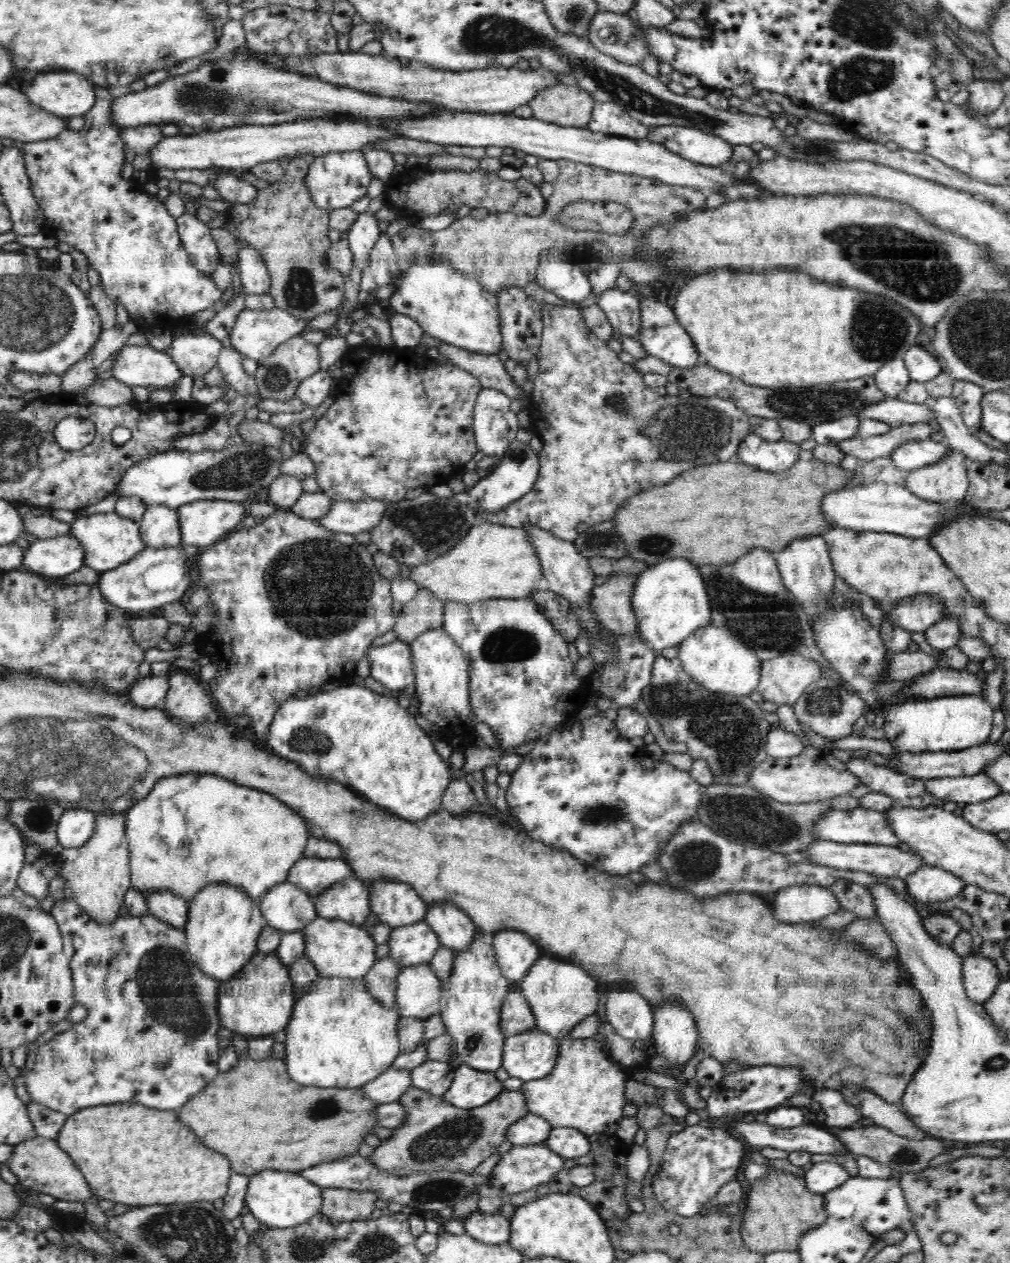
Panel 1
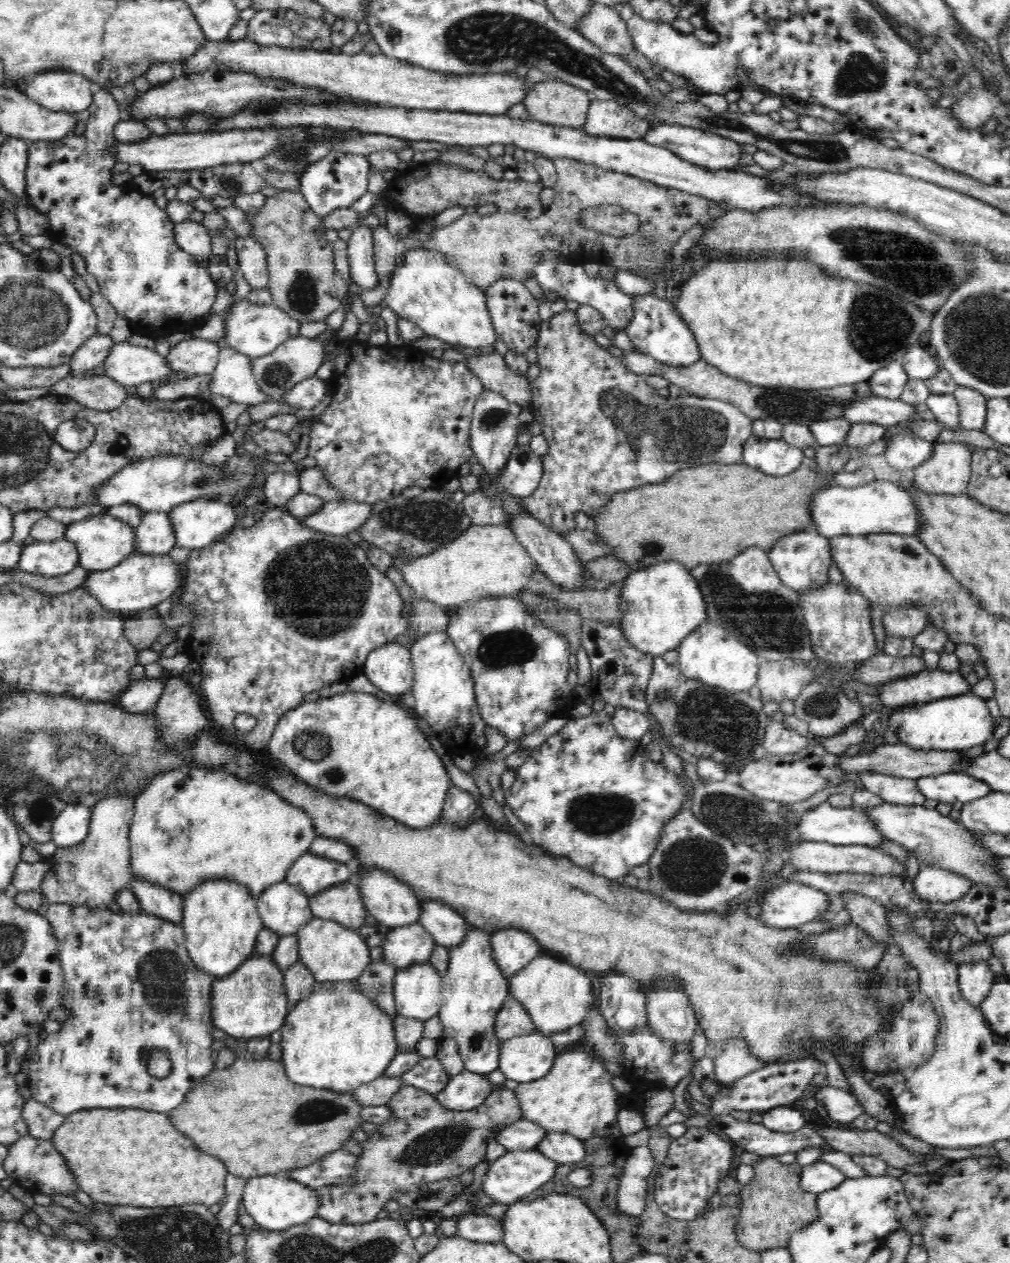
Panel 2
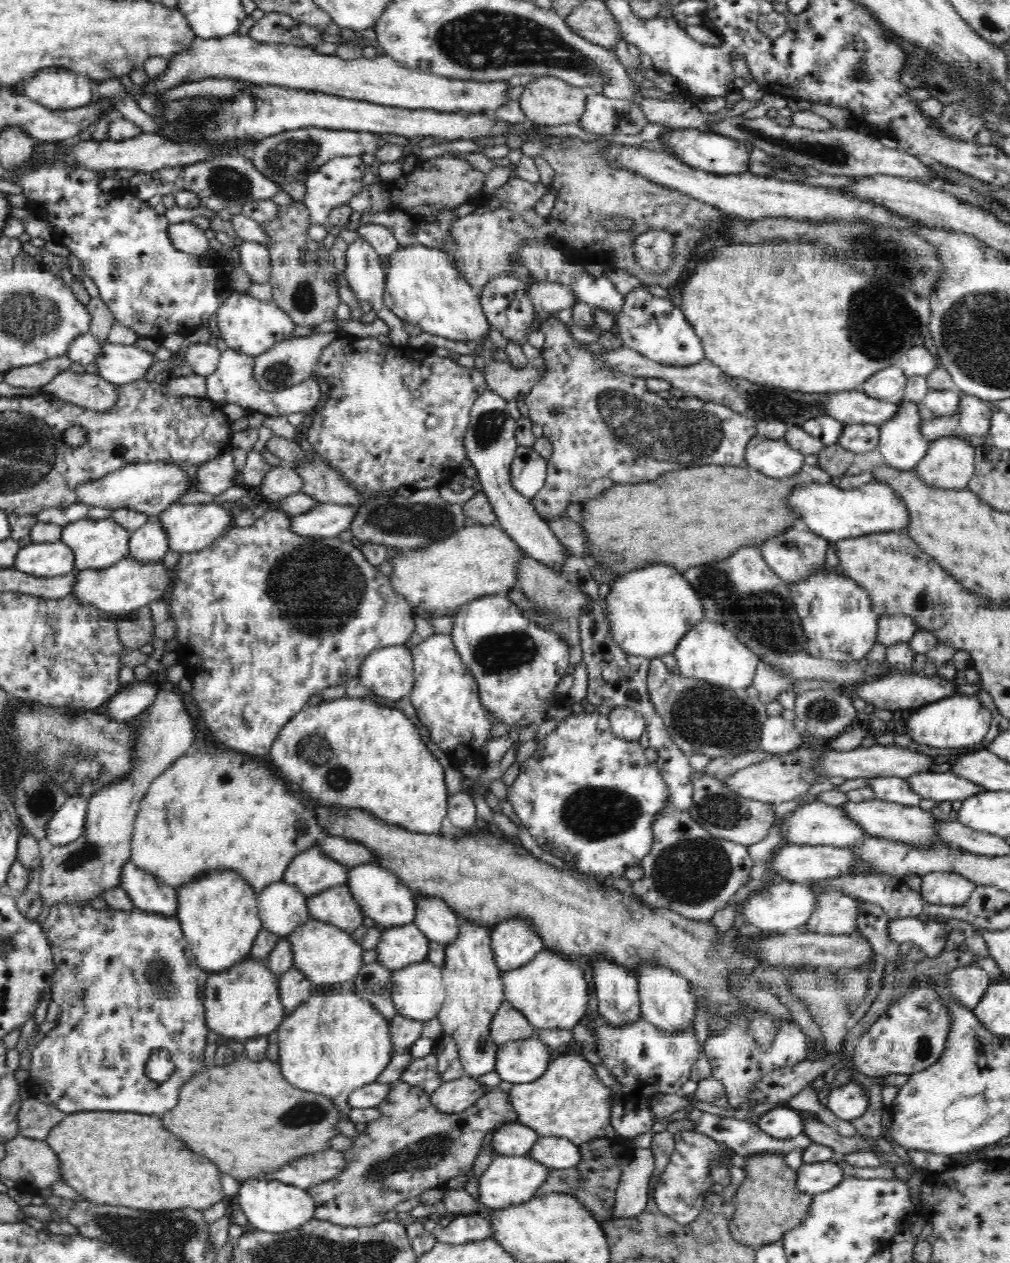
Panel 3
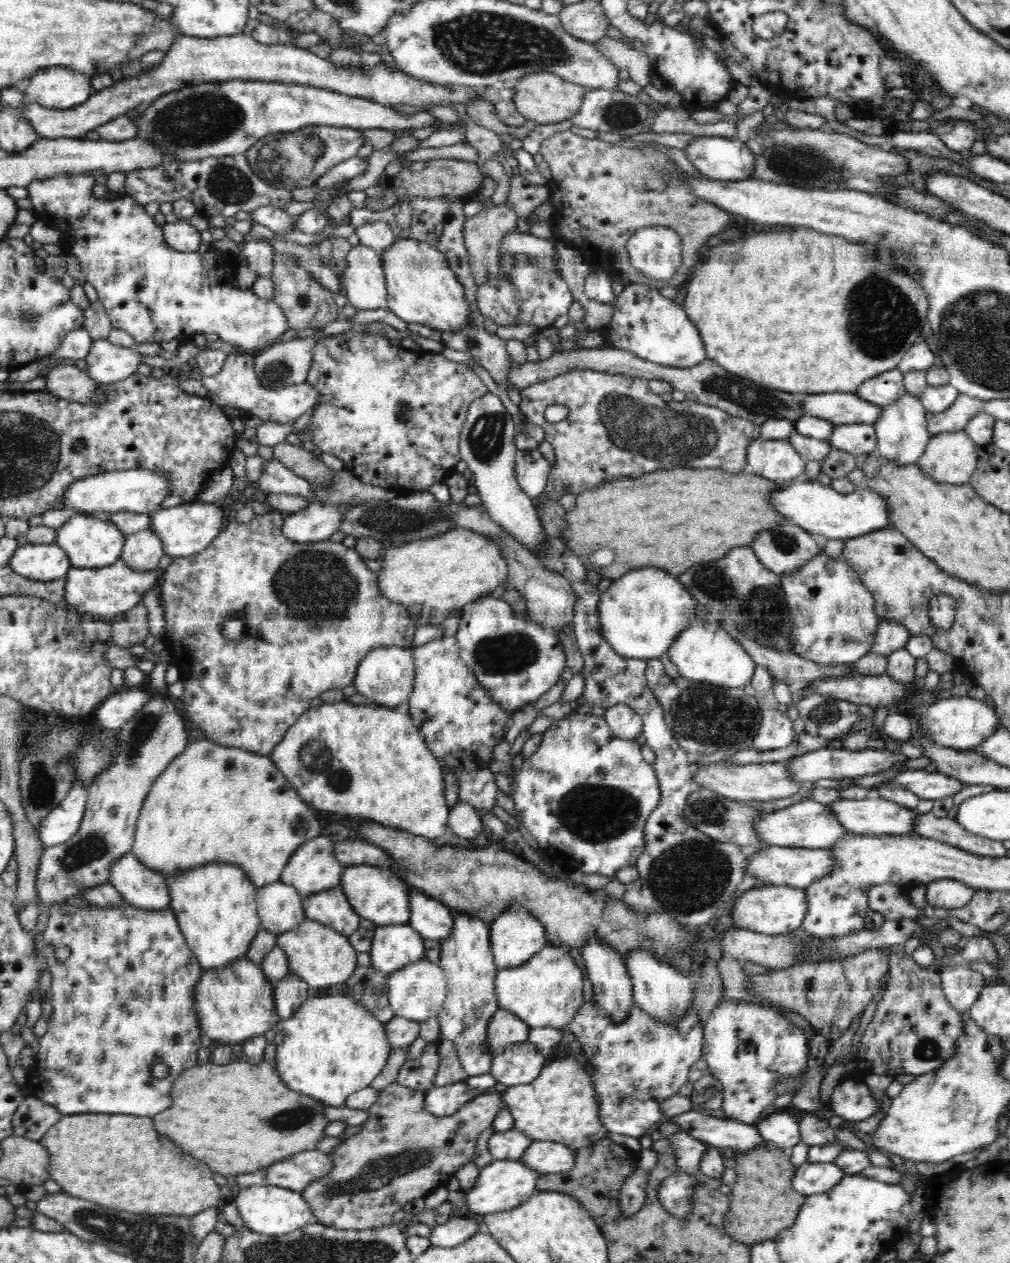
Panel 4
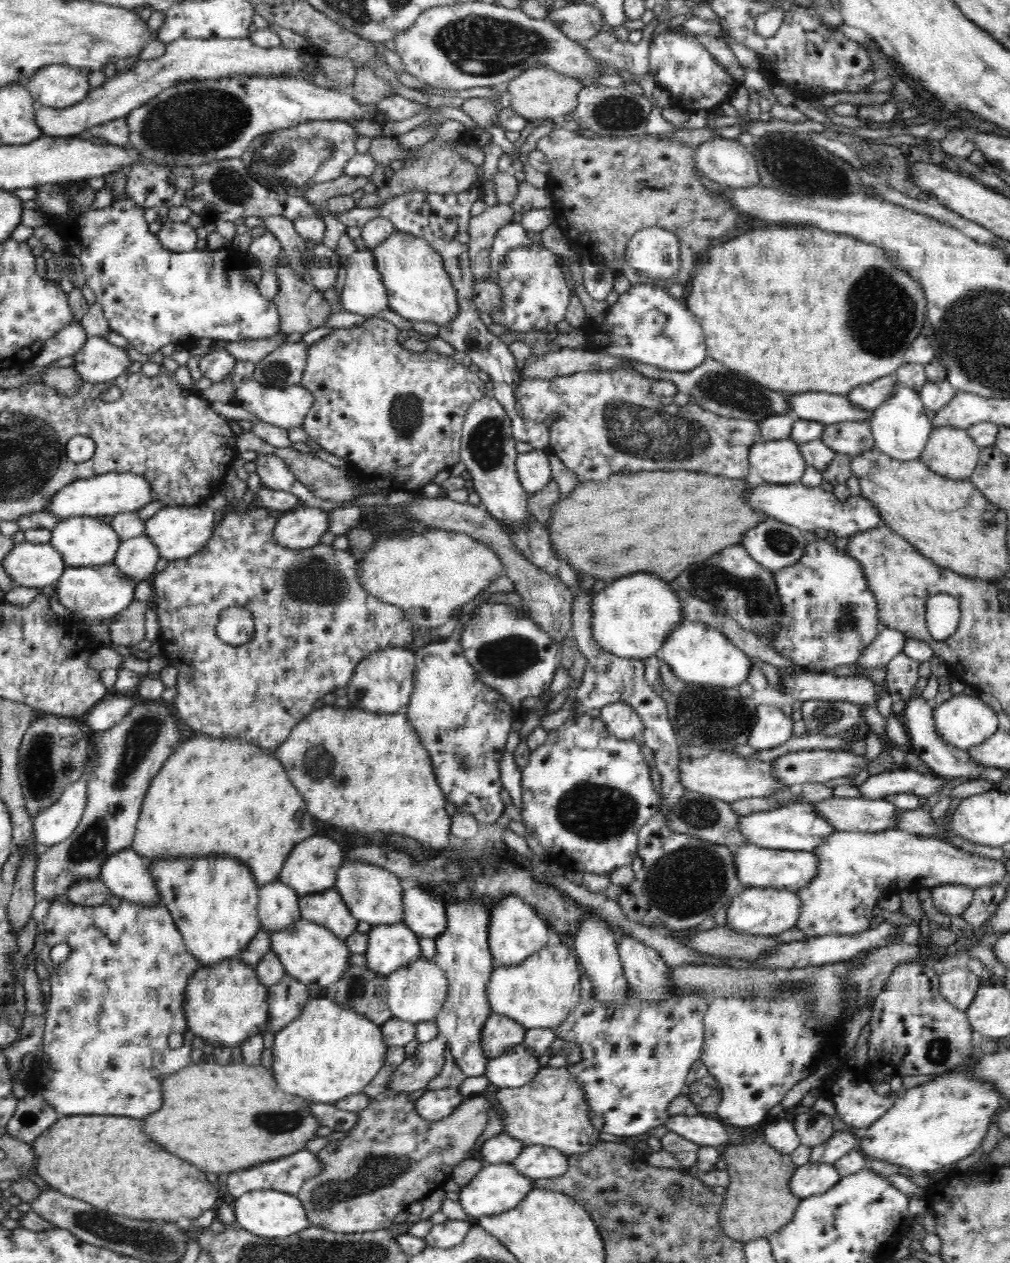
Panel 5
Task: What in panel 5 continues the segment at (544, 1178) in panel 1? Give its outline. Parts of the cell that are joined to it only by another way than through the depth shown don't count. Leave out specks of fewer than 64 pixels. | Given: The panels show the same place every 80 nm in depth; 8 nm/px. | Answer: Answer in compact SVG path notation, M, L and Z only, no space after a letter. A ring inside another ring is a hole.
M498 1162L484 1164L471 1181L461 1187L459 1203L464 1212L475 1219L506 1212L514 1208L534 1188L534 1181L528 1175L521 1174L512 1163Z

